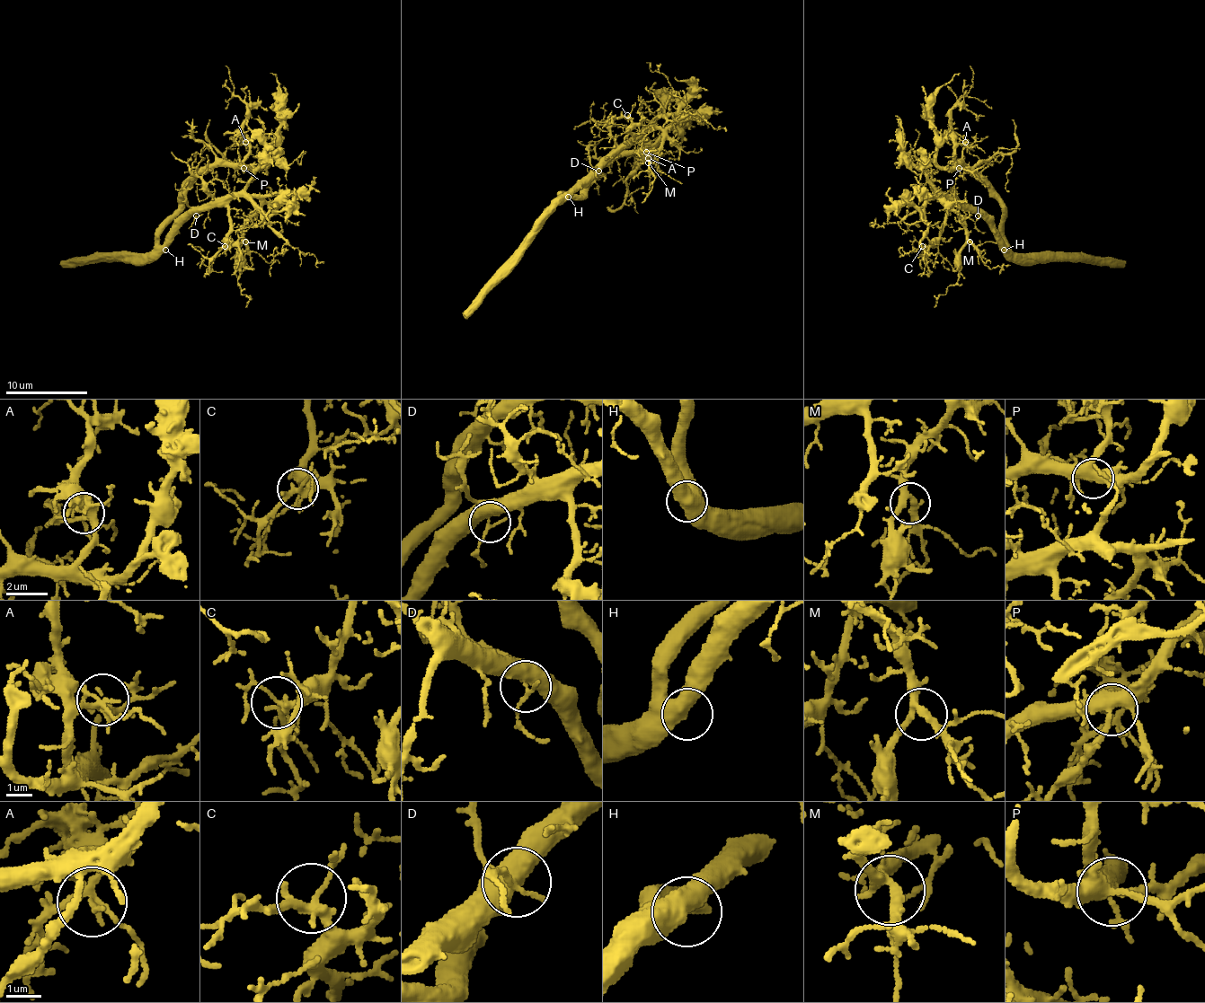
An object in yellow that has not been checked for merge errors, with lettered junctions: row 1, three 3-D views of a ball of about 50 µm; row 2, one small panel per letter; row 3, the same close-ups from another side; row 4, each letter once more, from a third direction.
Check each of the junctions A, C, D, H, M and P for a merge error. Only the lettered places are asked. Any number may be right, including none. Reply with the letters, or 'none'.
none

